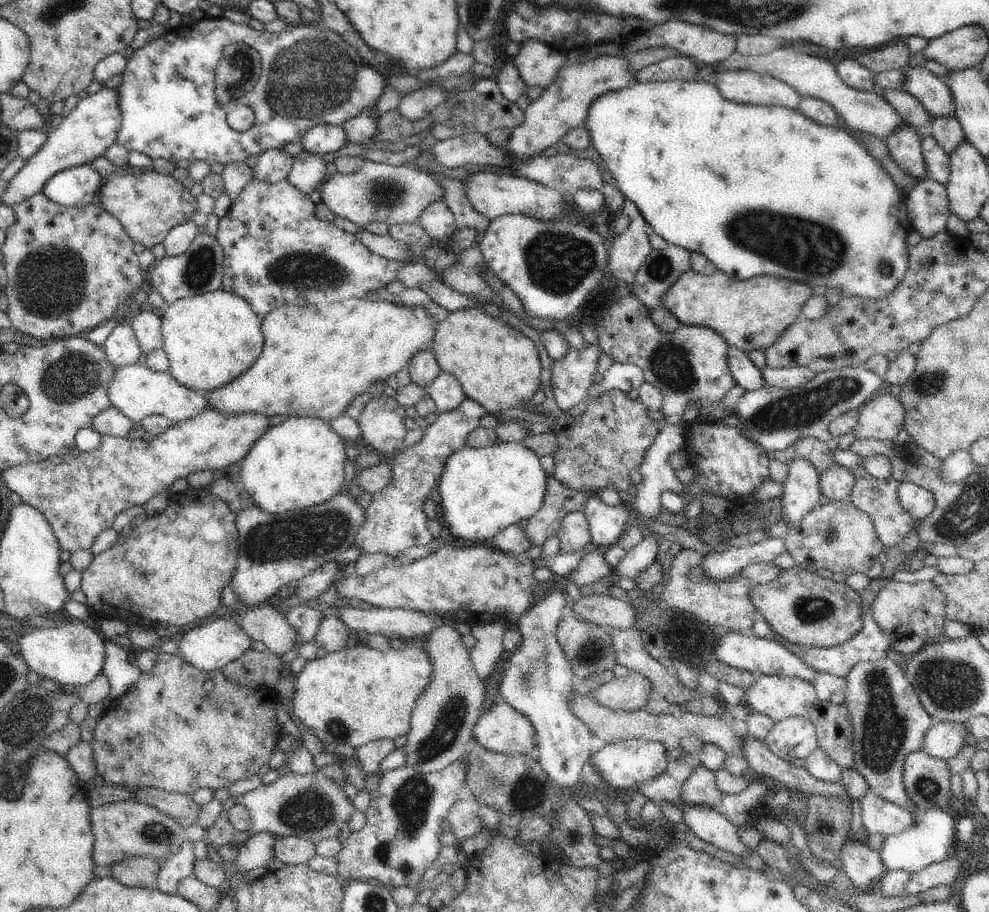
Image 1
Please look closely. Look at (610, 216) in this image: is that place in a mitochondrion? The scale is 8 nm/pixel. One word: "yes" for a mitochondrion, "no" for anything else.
no

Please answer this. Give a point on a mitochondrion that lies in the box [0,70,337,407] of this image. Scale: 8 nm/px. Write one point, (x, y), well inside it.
(50, 281)

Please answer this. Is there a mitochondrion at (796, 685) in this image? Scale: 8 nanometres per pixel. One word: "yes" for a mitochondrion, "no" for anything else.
no

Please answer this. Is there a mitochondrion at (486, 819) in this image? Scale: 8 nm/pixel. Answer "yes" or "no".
no

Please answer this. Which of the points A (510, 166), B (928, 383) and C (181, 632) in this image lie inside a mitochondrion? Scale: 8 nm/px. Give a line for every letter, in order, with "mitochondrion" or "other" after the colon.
A: other
B: mitochondrion
C: other

